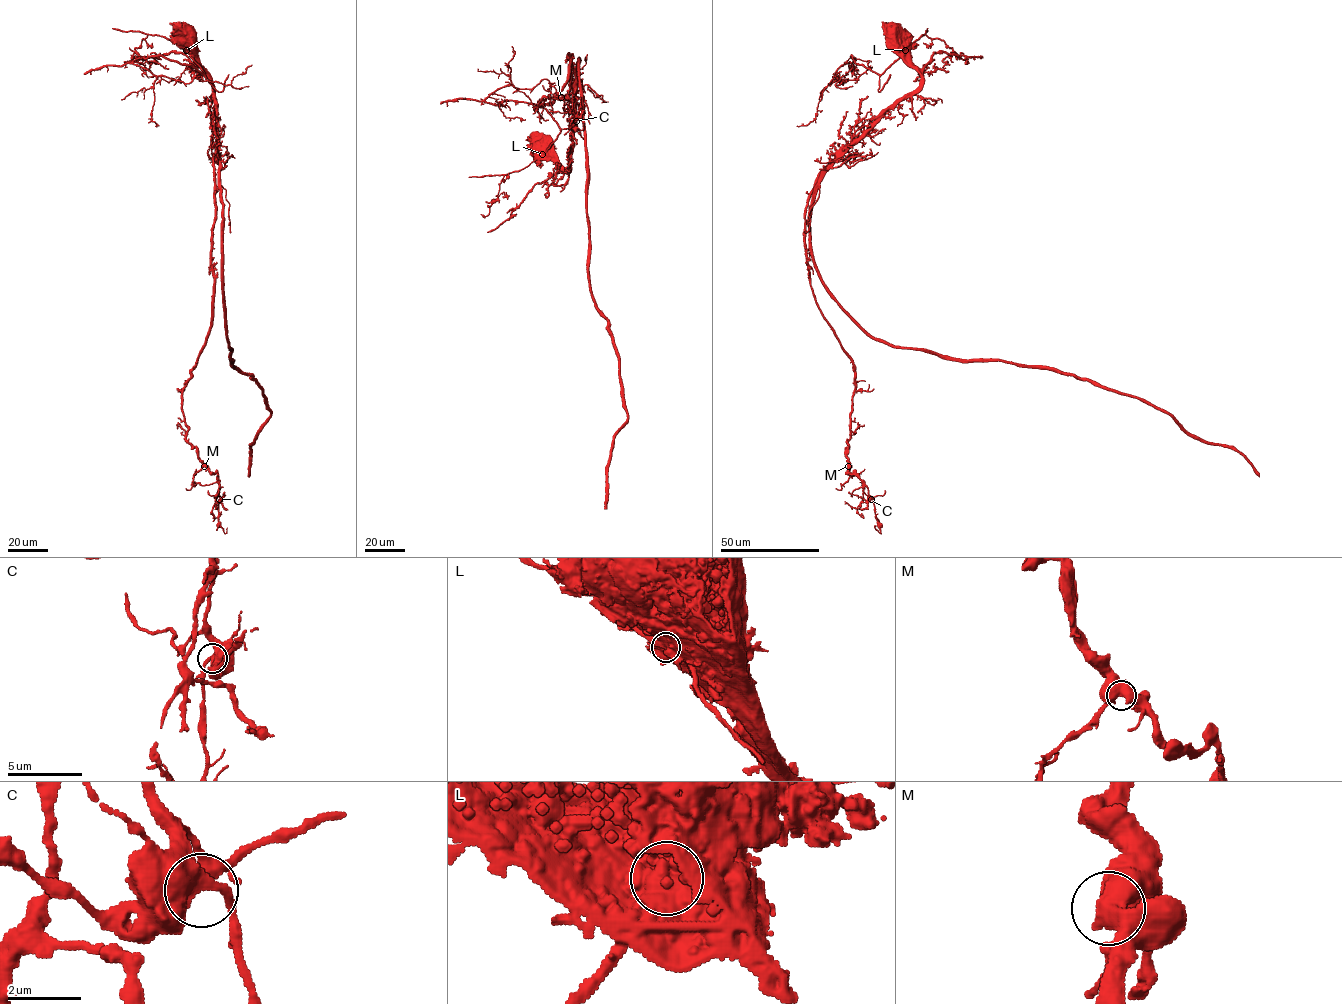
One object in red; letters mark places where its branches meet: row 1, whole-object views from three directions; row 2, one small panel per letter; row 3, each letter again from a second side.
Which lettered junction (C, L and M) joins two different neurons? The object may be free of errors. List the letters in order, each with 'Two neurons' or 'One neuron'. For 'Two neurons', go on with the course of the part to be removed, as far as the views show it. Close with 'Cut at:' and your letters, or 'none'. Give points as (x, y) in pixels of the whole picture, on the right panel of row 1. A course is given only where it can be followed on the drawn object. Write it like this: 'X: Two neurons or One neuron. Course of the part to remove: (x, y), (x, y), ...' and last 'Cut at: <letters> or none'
C: One neuron
L: Two neurons. Course of the part to remove: (905, 50), (881, 74), (852, 56), (830, 83), (846, 82), (835, 84), (852, 65)
M: One neuron
Cut at: L

